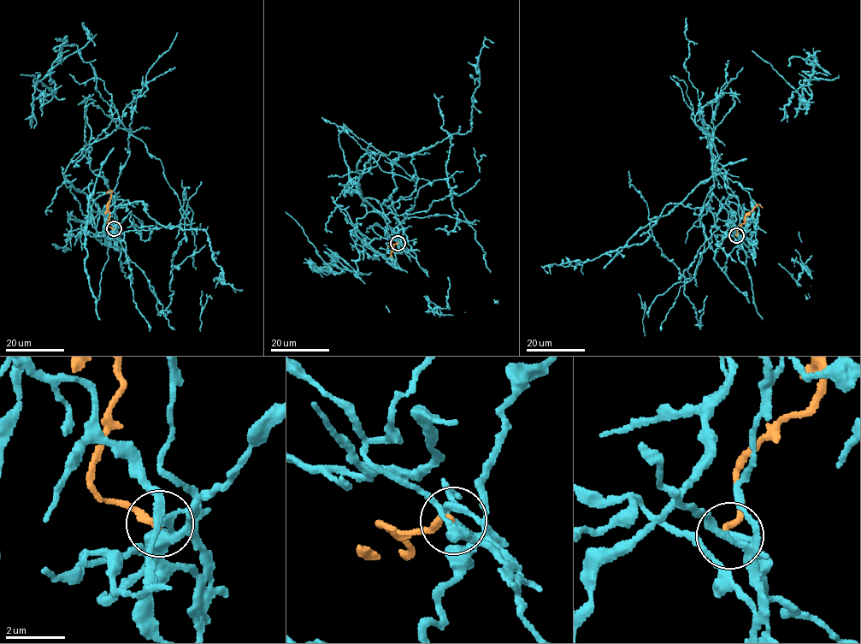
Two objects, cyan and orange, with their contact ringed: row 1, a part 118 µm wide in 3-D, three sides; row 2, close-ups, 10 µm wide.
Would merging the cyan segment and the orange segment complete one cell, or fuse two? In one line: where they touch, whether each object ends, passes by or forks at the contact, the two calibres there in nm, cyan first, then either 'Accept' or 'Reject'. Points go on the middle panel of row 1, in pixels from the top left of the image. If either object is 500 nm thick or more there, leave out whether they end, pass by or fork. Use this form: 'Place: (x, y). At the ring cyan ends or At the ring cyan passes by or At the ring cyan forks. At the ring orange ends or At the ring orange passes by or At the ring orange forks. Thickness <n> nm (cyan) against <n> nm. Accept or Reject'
Place: (398, 243). At the ring cyan ends. At the ring orange ends. Thickness 240 nm (cyan) against 200 nm. Reject

